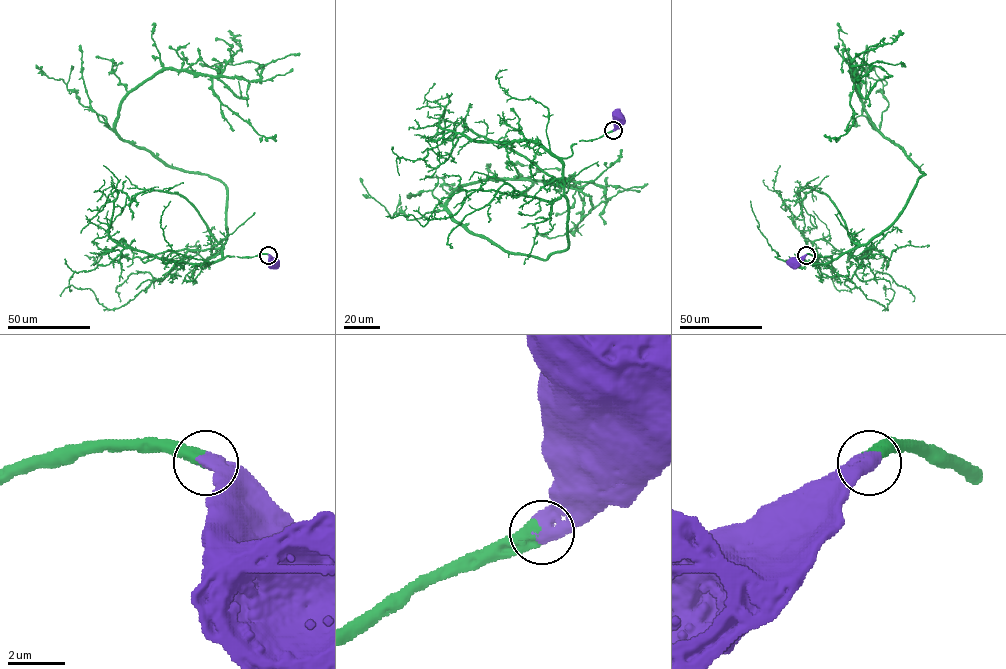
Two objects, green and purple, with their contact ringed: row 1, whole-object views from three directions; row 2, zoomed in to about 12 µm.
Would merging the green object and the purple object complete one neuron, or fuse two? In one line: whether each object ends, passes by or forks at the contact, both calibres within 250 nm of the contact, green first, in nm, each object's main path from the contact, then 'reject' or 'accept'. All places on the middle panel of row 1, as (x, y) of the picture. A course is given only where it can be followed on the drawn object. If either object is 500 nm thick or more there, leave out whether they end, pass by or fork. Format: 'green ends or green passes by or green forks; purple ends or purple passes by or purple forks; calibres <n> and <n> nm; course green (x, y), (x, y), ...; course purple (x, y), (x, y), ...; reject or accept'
calibres 460 and 600 nm; course green (614, 130), (562, 159), (545, 259), (446, 200), (604, 188), (538, 233); course purple (614, 130), (622, 120), (620, 118); accept

